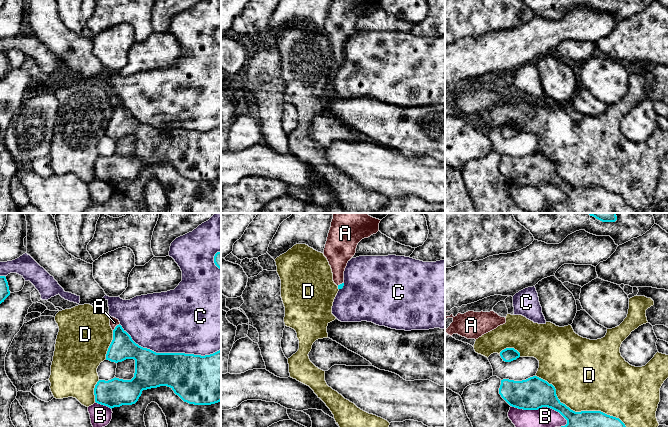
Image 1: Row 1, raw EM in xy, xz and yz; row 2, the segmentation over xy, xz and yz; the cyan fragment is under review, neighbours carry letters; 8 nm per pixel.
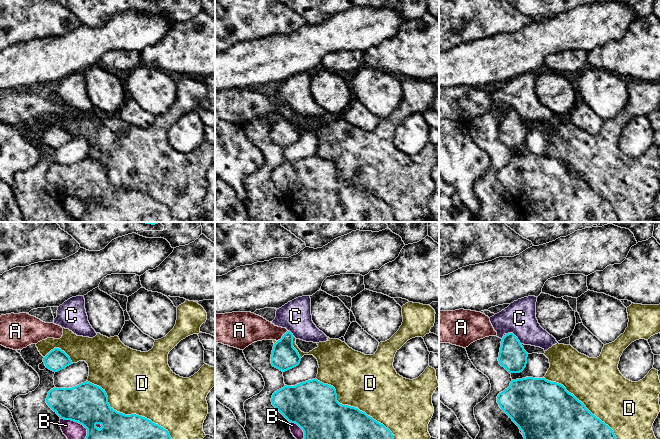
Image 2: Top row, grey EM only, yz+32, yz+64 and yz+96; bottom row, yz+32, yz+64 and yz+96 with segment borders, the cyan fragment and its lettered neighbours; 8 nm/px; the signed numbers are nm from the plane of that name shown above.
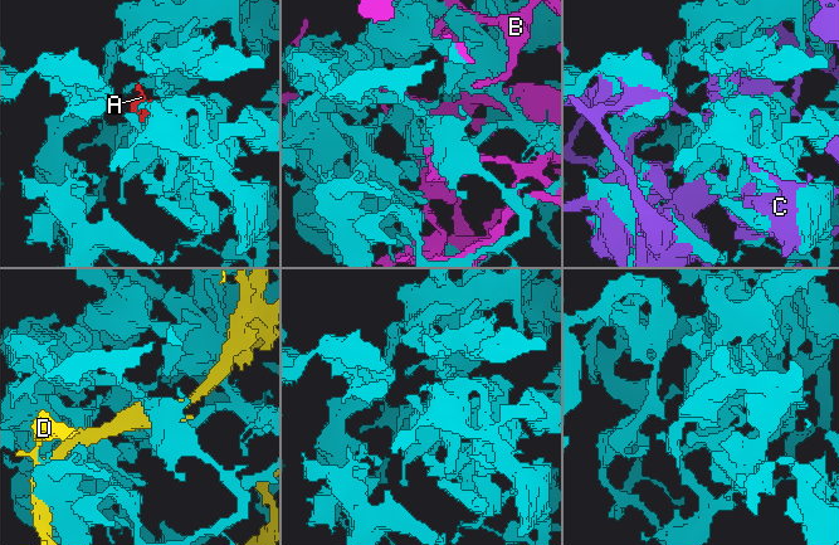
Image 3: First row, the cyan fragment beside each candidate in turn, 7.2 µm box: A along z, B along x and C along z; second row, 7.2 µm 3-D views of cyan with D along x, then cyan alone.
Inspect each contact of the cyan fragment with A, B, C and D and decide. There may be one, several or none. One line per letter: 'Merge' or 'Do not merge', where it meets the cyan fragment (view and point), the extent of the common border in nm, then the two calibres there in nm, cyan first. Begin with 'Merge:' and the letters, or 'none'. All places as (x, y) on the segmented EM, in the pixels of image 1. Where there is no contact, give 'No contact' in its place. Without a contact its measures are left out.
Merge: A
A: Merge. Touches cyan at xy (115, 327). Shared border 80 nm. Thickness 200 nm (cyan) against 70 nm
B: Do not merge. Touches cyan at yz (540, 407). Shared border 480 nm. Thickness 260 nm (cyan) against 160 nm
C: Do not merge. Touches cyan at xy (169, 353). Shared border 850 nm. Thickness 360 nm (cyan) against 500 nm
D: Do not merge. Touches cyan at yz (577, 412). Shared border 850 nm. Thickness 130 nm (cyan) against 460 nm

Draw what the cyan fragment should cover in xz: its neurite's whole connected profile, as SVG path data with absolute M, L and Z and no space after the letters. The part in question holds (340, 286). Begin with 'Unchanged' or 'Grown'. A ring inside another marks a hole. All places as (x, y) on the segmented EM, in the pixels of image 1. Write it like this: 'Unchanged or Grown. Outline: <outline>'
Grown. Outline: M333 213L323 254L331 266L333 281L338 289L342 289L344 286L344 271L348 261L355 255L358 243L362 239L376 234L379 231L380 221L367 213Z

